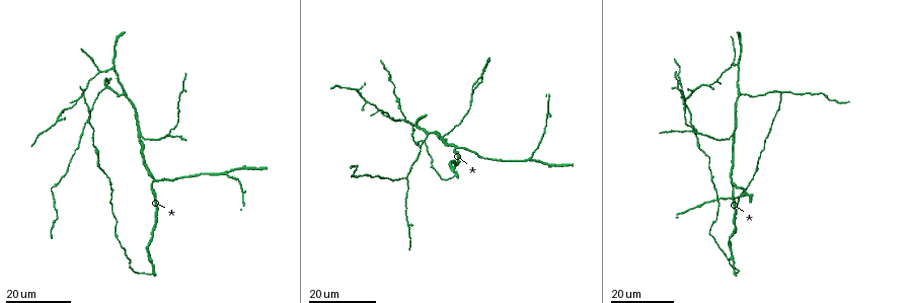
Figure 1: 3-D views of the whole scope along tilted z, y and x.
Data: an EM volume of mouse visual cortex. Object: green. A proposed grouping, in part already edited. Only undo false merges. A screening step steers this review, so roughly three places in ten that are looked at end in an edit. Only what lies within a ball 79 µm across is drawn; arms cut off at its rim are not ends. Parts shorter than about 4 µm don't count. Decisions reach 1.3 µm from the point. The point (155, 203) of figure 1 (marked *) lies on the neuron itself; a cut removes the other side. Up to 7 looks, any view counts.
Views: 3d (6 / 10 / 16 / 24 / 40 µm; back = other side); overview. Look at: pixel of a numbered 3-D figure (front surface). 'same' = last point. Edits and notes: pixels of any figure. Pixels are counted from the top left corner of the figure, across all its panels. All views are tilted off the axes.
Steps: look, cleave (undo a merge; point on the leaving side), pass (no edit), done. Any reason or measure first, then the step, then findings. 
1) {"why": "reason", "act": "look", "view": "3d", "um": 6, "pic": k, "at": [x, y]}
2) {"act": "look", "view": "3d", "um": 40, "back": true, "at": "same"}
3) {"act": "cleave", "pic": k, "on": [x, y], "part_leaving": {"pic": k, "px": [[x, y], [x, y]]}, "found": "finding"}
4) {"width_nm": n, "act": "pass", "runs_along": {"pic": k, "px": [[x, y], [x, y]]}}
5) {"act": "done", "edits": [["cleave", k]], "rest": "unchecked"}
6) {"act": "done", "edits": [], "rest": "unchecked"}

{"why": "calibre changes", "act": "look", "view": "3d", "um": 16, "pic": 1, "at": [98, 148]}

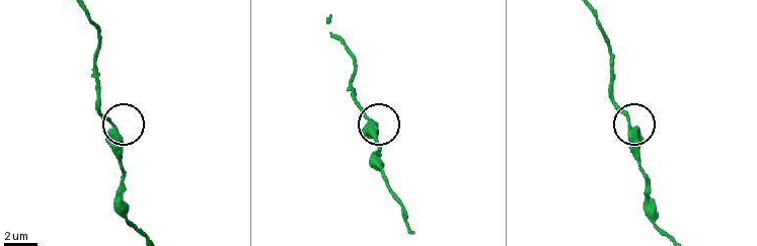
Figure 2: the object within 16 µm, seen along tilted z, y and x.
{"why": "zoom in", "act": "look", "view": "3d", "um": 6, "pic": 2, "at": [631, 130]}

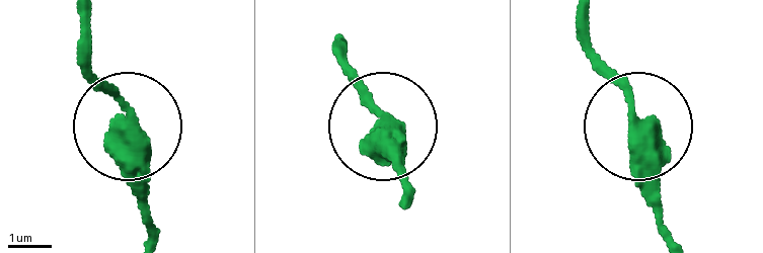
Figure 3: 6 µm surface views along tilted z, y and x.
{"act": "pass", "found": "one neuron here"}

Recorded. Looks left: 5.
{"why": "three arms meet", "act": "look", "view": "3d", "um": 24, "pic": 1, "at": [691, 132]}

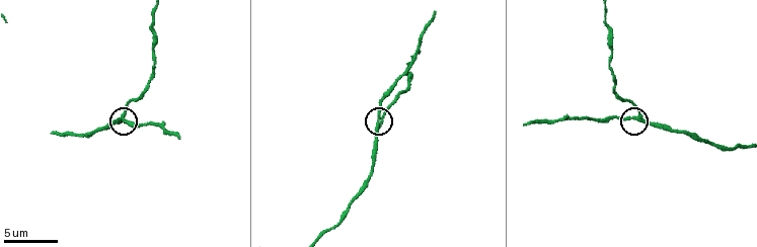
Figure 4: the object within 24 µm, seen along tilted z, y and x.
{"act": "look", "view": "3d", "um": 6, "pic": 4, "at": [376, 126]}

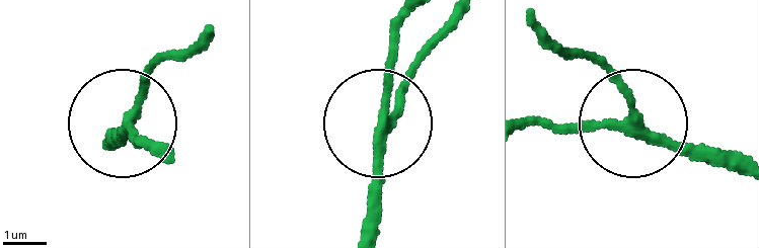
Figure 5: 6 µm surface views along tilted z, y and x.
{"side_arm_um": 13, "act": "pass", "runs_along": {"pic": 5, "px": [[368, 231], [393, 19]]}, "found": "continuous, no second neuron"}

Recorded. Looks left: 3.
{"why": "three arms meet", "act": "look", "view": "3d", "um": 24, "pic": 1, "at": [226, 173]}

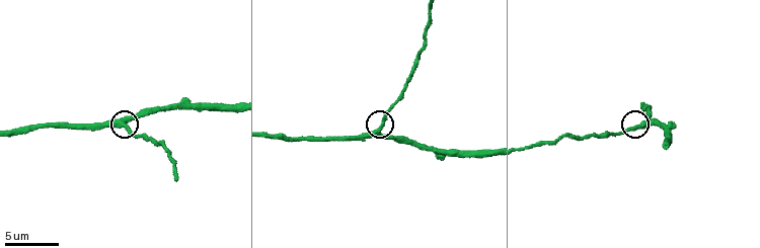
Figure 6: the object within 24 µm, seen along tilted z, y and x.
{"act": "look", "view": "3d", "um": 6, "pic": 6, "at": [378, 132]}

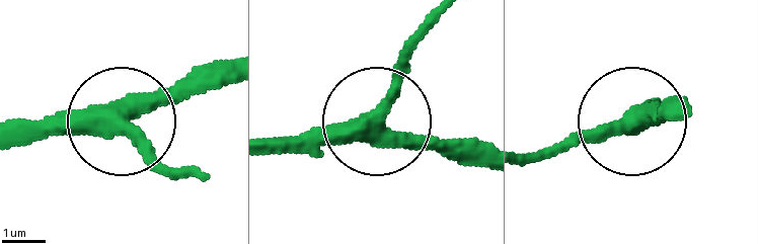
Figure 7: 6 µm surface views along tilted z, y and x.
{"why": "from behind", "act": "look", "view": "3d", "um": 6, "back": true, "pic": 7, "at": [376, 121]}

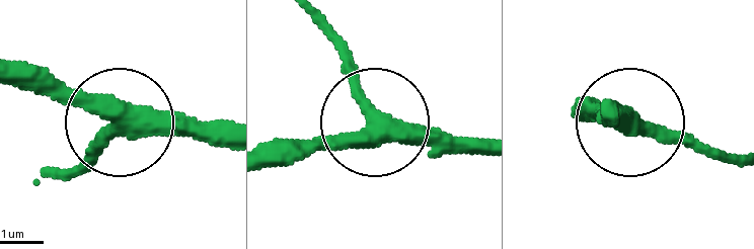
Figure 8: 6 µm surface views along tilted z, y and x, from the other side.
{"act": "pass", "runs_along": {"pic": 8, "px": [[479, 144], [425, 144], [371, 126], [298, 157]]}, "found": "one neuron here"}

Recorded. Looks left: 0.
{"act": "done", "edits": [], "rest": "unchecked"}

